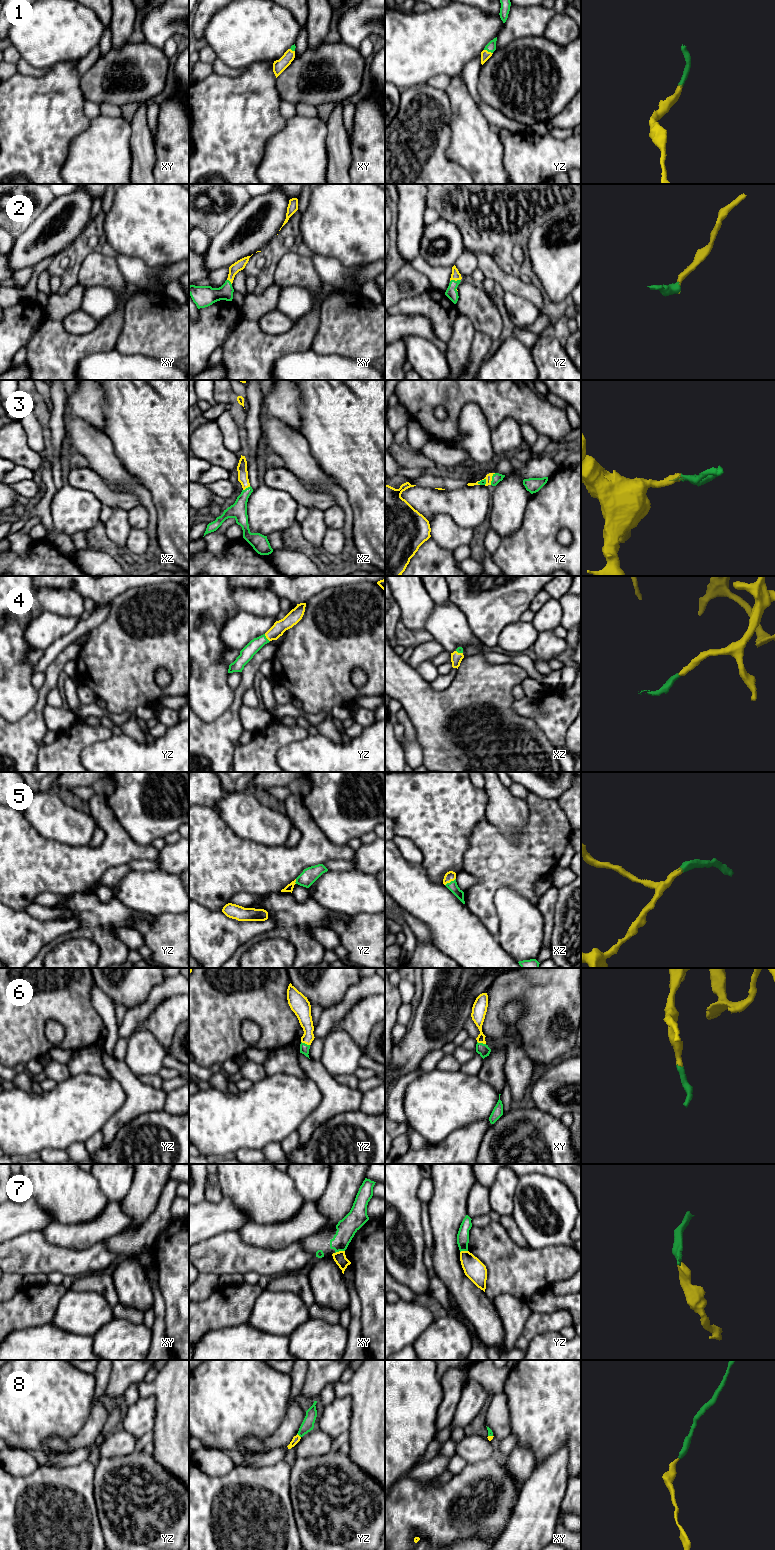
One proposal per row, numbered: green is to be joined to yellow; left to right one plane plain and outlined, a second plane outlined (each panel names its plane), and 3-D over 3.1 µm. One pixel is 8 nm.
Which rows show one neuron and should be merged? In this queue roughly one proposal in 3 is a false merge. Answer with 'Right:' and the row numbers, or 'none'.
Right: 1, 2, 3, 4, 5, 6, 8

